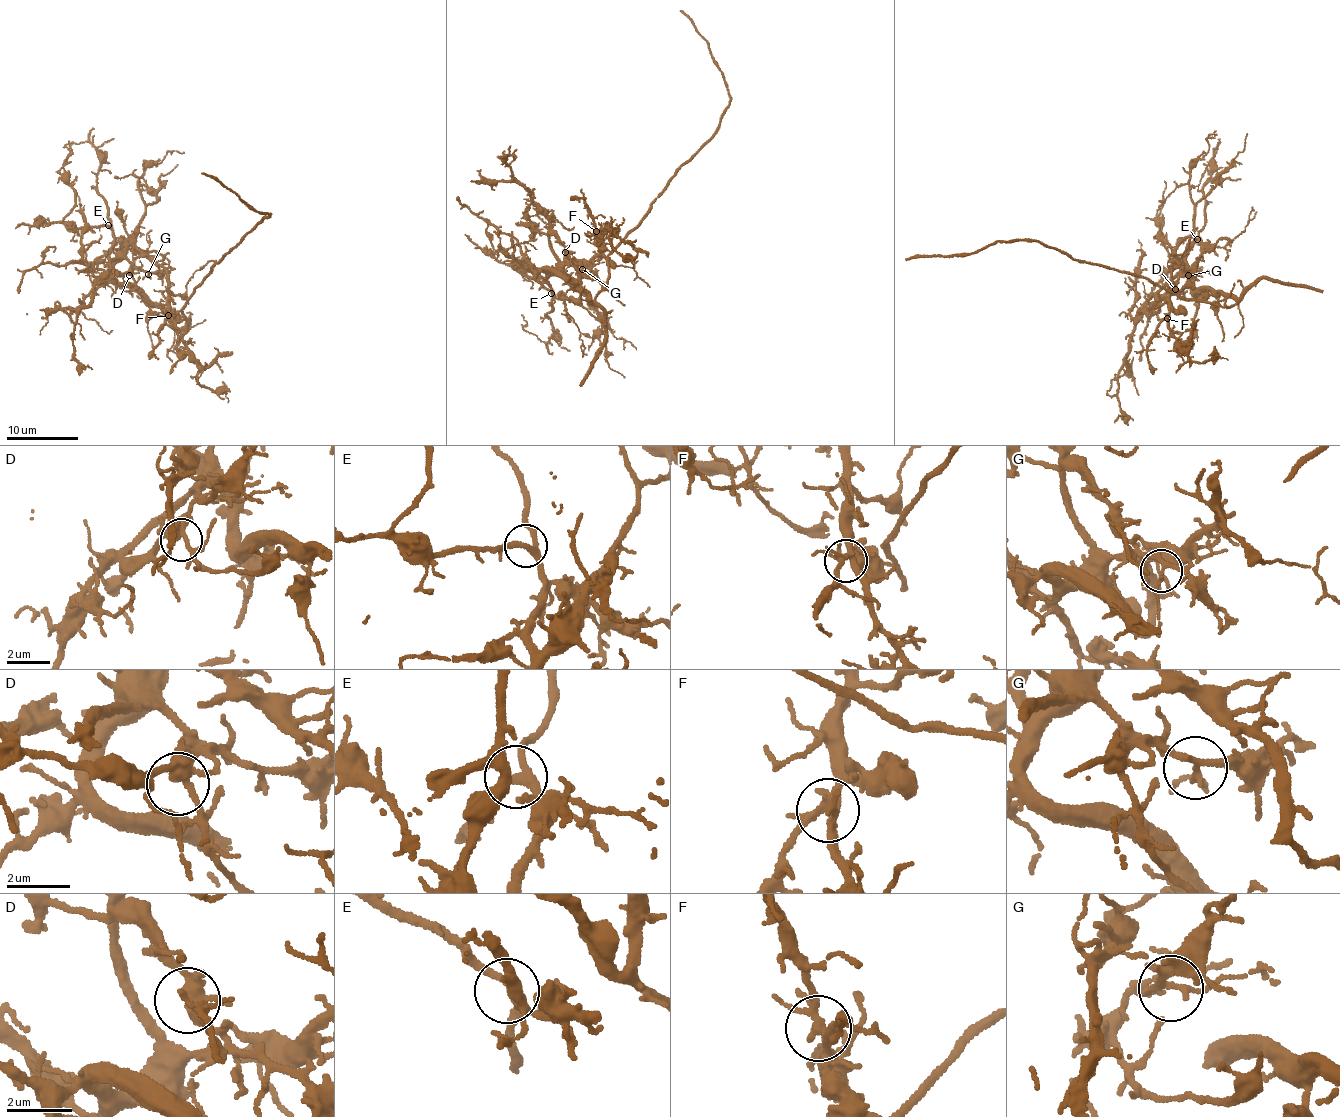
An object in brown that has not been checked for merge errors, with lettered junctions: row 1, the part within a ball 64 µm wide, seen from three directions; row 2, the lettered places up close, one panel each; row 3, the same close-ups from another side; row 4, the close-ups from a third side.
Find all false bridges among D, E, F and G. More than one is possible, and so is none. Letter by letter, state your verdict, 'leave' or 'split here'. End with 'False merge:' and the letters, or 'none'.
D: leave
E: leave
F: leave
G: leave
False merge: none

